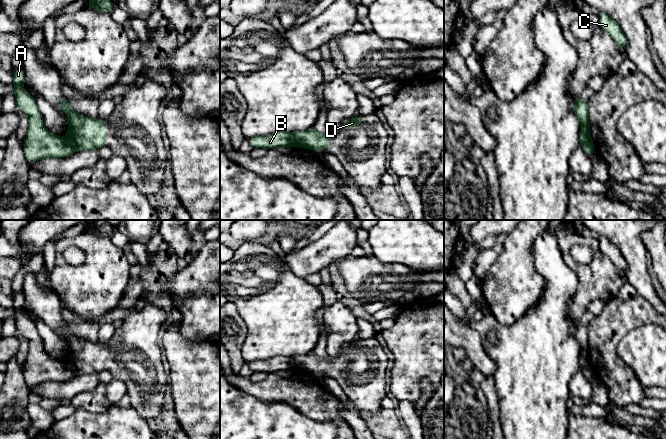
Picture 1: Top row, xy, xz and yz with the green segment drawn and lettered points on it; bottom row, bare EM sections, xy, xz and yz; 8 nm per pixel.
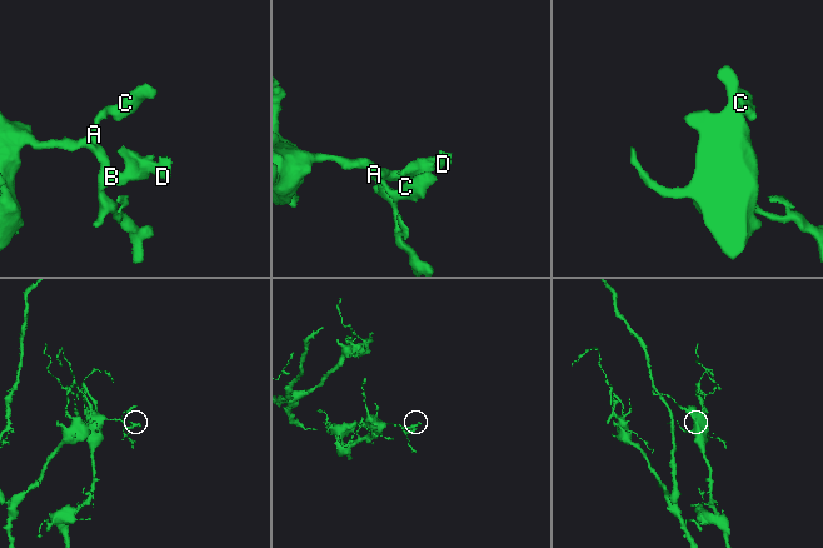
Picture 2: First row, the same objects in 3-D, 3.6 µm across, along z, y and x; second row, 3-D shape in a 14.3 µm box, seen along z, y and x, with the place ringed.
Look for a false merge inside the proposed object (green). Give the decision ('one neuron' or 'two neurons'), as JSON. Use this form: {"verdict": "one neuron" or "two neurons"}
{"verdict": "two neurons"}

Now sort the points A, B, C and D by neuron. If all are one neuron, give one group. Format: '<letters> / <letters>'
A B C / D

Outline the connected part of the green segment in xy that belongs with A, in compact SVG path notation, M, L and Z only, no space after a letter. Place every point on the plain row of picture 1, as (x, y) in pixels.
M14 293L13 310L17 331L30 341L28 357L24 365L24 378L30 389L47 381L64 382L75 374L63 361L50 357L44 350L42 339L32 319L23 314L24 293Z

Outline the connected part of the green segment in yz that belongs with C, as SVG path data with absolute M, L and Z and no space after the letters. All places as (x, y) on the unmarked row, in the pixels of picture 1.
M599 236L598 242L601 252L611 260L621 273L625 273L627 270L627 260L618 247L604 236Z

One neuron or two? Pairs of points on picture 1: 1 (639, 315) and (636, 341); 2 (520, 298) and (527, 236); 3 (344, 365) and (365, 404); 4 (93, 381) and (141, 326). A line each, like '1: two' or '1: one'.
1: two
2: one
3: one
4: two

